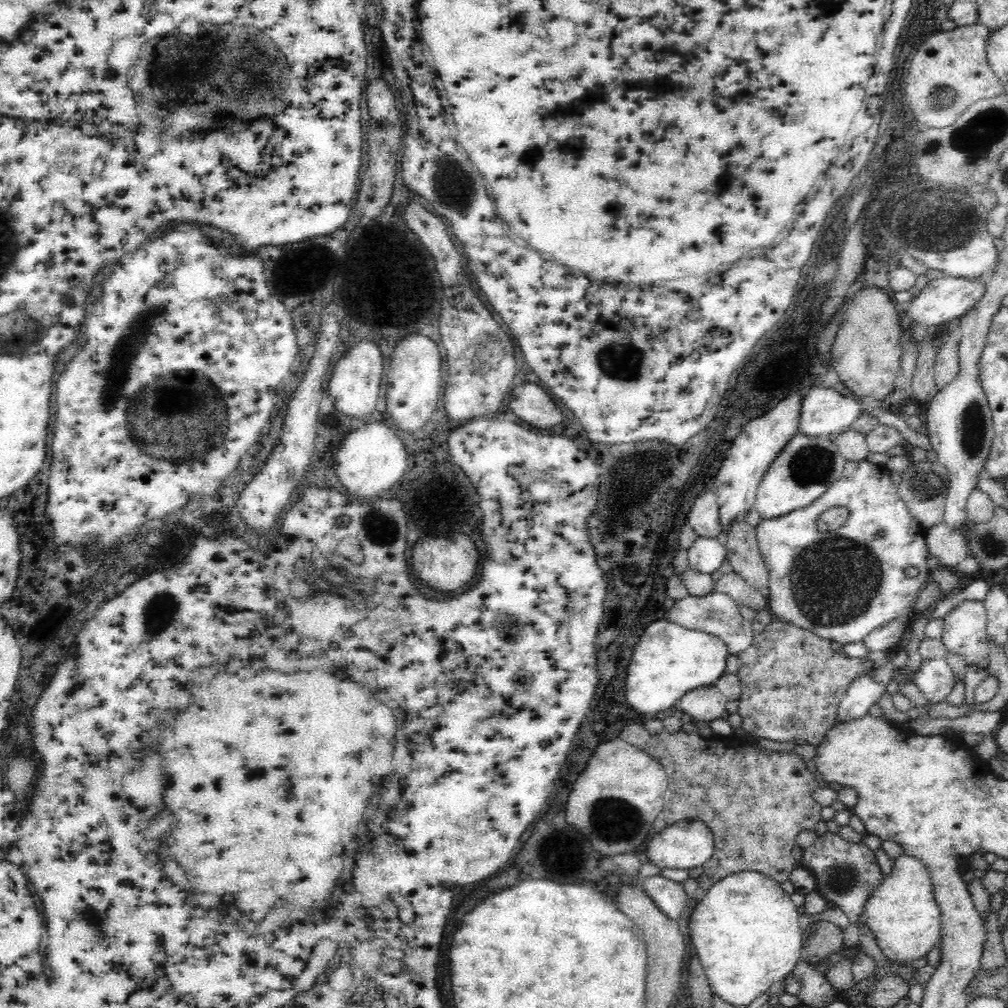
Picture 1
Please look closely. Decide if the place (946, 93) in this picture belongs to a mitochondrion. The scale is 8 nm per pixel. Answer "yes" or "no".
yes

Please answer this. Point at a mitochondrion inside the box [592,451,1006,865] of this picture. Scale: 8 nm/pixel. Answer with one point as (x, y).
(834, 582)

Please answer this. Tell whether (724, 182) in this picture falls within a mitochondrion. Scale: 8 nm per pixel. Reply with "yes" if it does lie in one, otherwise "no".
no

